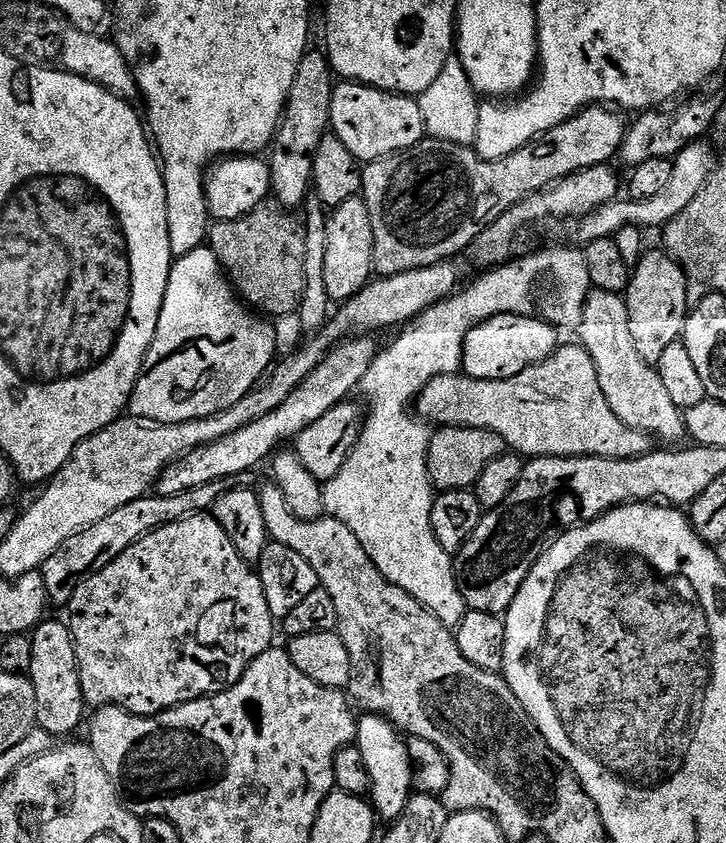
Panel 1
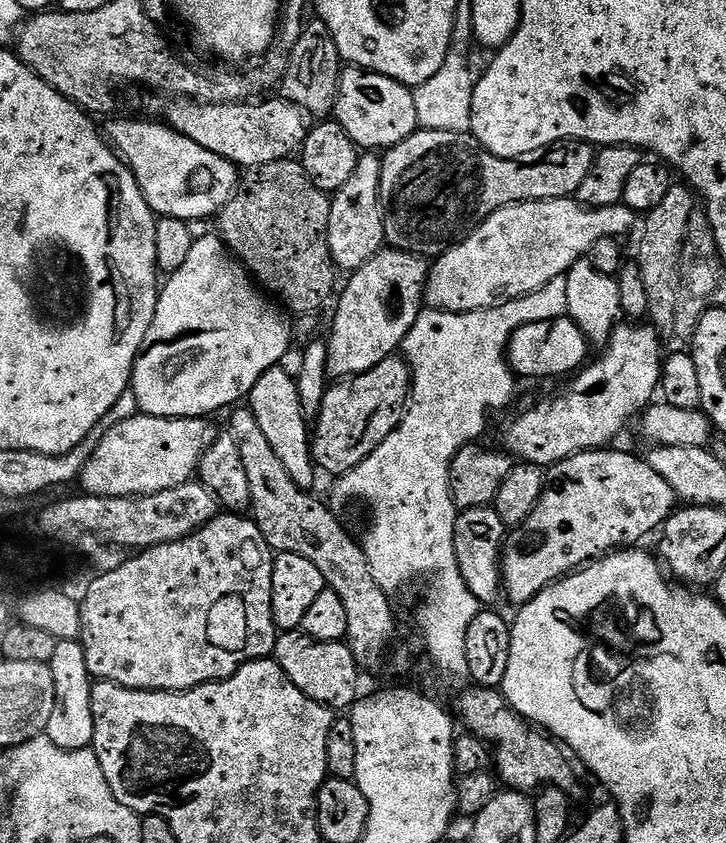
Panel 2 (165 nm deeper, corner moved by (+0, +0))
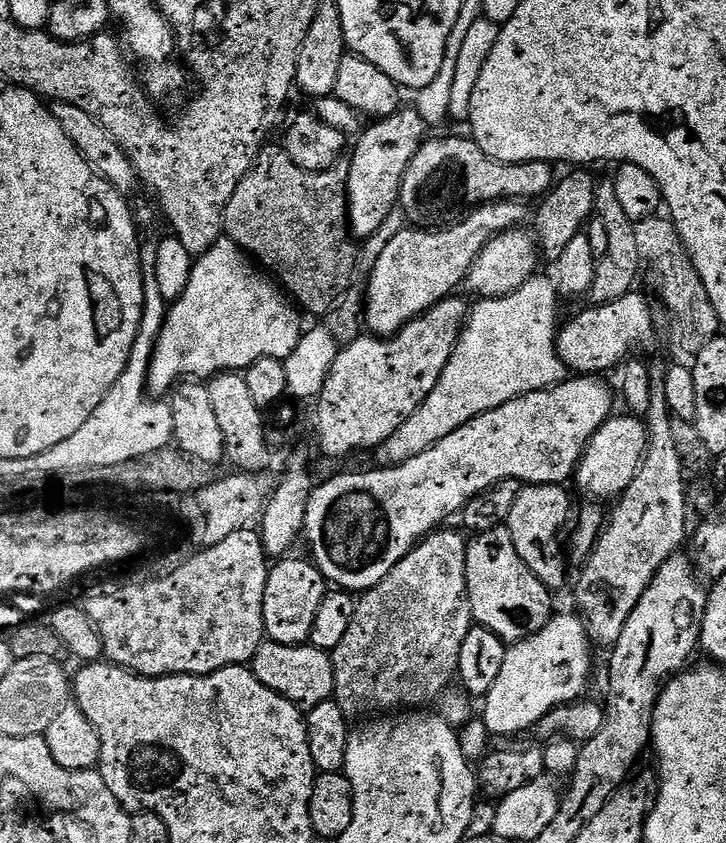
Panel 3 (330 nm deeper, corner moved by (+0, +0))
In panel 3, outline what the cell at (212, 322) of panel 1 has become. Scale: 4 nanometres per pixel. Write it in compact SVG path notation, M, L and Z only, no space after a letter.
M227 238L214 242L206 254L195 257L186 290L168 309L168 317L156 339L156 351L152 354L147 391L152 394L168 394L181 378L211 378L229 370L246 370L263 356L287 360L302 335L299 314L297 305L287 291L275 279L270 278L267 271L261 270L257 261L243 248Z

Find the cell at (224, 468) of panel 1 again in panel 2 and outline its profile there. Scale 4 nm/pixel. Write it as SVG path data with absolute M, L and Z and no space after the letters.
M382 250L366 266L347 277L348 285L339 293L335 301L336 313L332 316L332 333L326 336L328 341L328 374L332 378L347 378L357 376L382 362L388 356L397 355L403 345L406 334L414 326L425 307L424 287L429 272L429 261L422 256L415 256L409 252Z

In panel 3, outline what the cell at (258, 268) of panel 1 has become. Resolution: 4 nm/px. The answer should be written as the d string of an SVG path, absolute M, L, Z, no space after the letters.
M265 147L246 178L238 182L238 190L234 190L226 206L223 235L259 261L283 285L289 297L301 309L326 311L328 303L333 299L332 304L356 276L358 244L348 226L347 171L340 166L326 172L302 170L302 166L298 166L287 156L283 147Z

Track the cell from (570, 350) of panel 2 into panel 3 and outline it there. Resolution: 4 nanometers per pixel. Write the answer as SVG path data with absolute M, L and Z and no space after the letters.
M640 290L627 292L622 298L606 304L588 306L568 325L556 333L556 356L564 367L576 374L604 374L611 368L619 369L633 355L635 348L648 344L656 336L656 316L652 304Z

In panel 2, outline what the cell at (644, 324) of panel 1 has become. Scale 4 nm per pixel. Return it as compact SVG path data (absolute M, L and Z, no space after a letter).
M617 323L601 360L593 359L579 369L565 383L569 384L564 392L553 400L534 405L509 426L507 451L523 463L537 464L547 470L580 452L607 449L611 445L608 443L627 426L628 419L635 412L643 413L660 391L660 371L665 357L660 356L659 339L656 329L647 323Z

